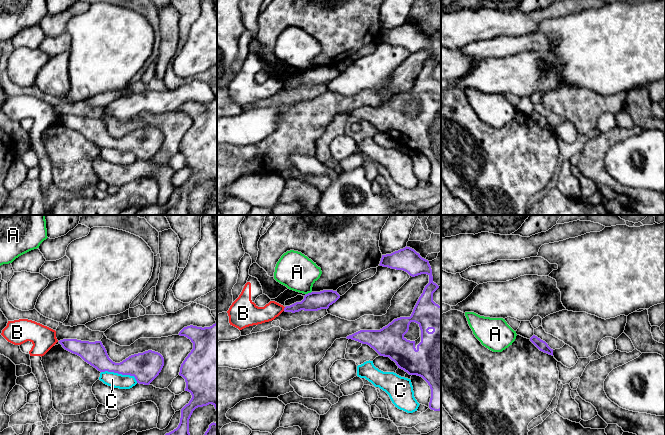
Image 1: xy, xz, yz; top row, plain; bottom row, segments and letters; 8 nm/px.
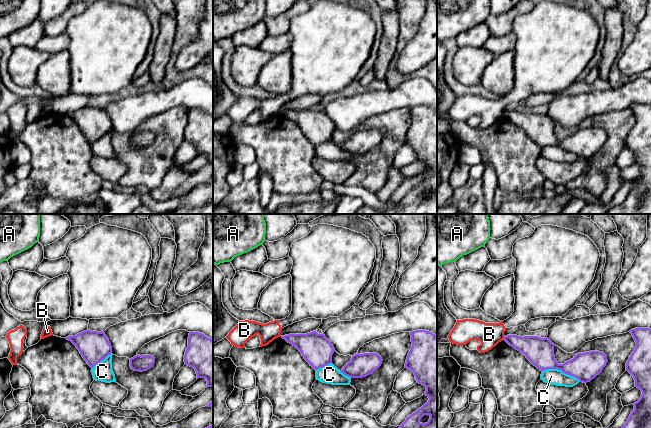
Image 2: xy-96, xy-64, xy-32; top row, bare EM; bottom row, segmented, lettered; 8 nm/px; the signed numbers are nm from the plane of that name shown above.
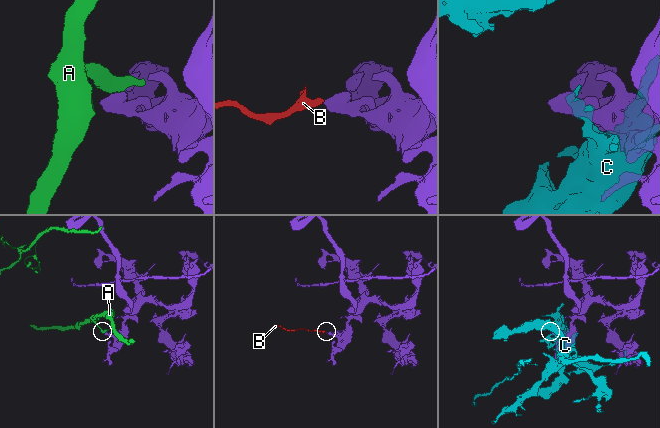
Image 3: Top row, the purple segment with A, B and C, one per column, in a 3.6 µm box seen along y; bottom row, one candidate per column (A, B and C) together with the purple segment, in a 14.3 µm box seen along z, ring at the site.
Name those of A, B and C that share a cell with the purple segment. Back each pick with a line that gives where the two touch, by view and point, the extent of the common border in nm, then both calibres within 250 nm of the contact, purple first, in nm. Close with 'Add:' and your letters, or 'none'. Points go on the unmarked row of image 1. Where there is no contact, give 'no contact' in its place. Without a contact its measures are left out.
Add: none

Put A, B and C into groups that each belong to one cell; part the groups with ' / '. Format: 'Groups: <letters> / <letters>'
Groups: A / B / C

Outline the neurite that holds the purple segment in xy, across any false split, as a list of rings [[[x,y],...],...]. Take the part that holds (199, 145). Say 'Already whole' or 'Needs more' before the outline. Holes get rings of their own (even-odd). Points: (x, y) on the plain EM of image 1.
Already whole. [[[217,98],[210,103],[187,102],[179,110],[193,119],[193,125],[185,134],[180,143],[179,151],[185,155],[185,167],[191,169],[192,174],[181,185],[180,199],[176,205],[166,209],[161,215],[191,215],[189,209],[189,195],[198,183],[212,180],[217,187]]]

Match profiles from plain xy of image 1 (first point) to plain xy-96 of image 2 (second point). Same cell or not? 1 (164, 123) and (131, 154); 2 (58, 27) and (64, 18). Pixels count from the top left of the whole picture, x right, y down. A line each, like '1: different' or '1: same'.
1: same
2: same

